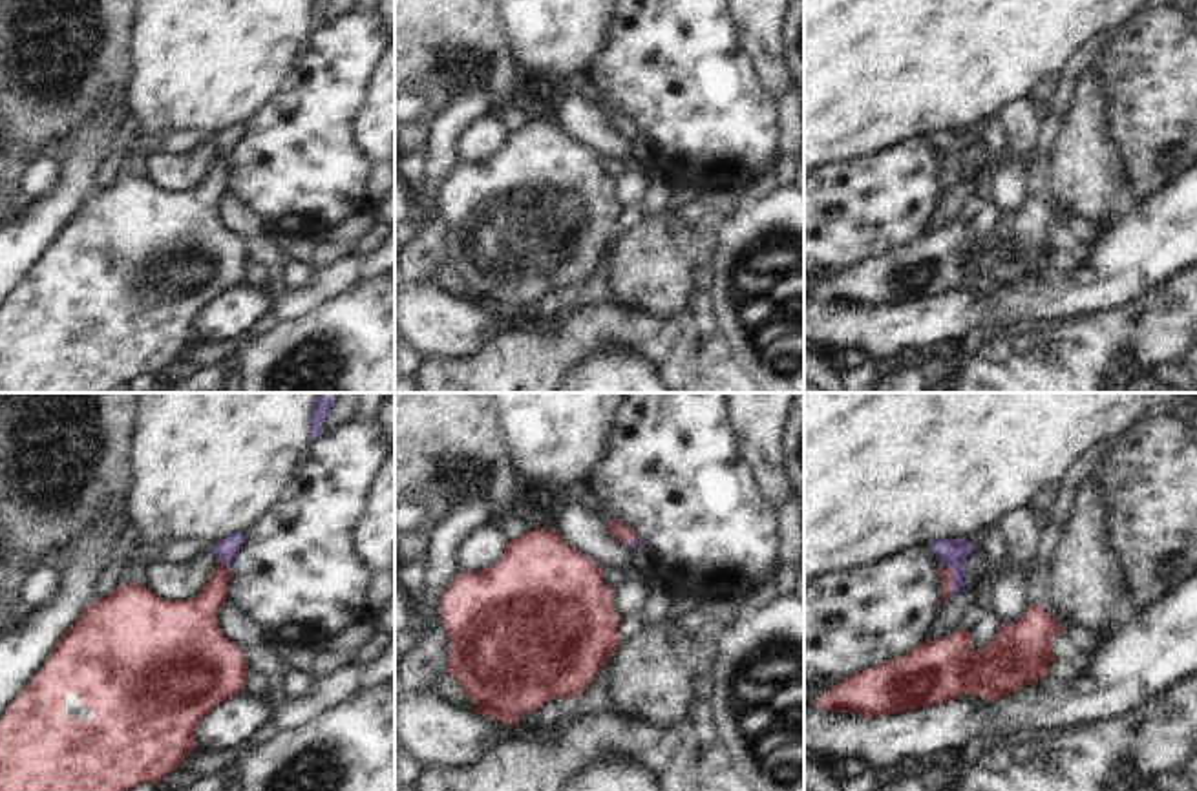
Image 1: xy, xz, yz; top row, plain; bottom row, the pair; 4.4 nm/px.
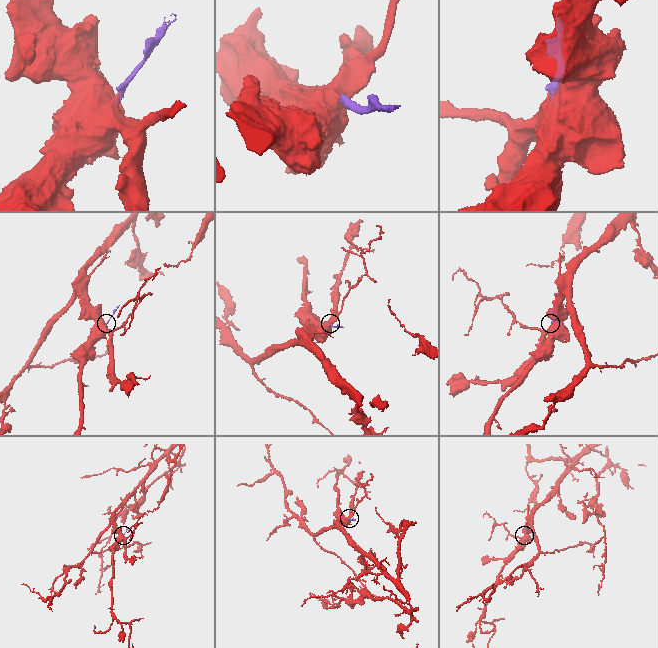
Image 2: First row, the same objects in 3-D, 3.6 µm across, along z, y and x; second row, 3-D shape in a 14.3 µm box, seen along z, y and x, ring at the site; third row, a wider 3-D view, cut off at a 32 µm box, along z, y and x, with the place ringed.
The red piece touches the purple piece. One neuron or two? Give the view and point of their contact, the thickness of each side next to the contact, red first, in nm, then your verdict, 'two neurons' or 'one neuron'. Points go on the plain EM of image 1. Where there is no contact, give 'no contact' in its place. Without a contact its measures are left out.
contact yz (951, 170); calibres 60 and 130 nm; one neuron

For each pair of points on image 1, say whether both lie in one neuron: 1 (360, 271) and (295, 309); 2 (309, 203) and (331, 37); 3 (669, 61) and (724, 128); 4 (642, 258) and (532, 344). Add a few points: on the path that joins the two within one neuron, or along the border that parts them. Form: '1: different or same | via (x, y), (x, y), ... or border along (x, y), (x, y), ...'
1: same | via (344, 273), (311, 295)
2: same | via (309, 161), (309, 119), (324, 88), (324, 79)
3: same | via (682, 77), (708, 112)
4: different | border along (618, 302), (658, 316)

